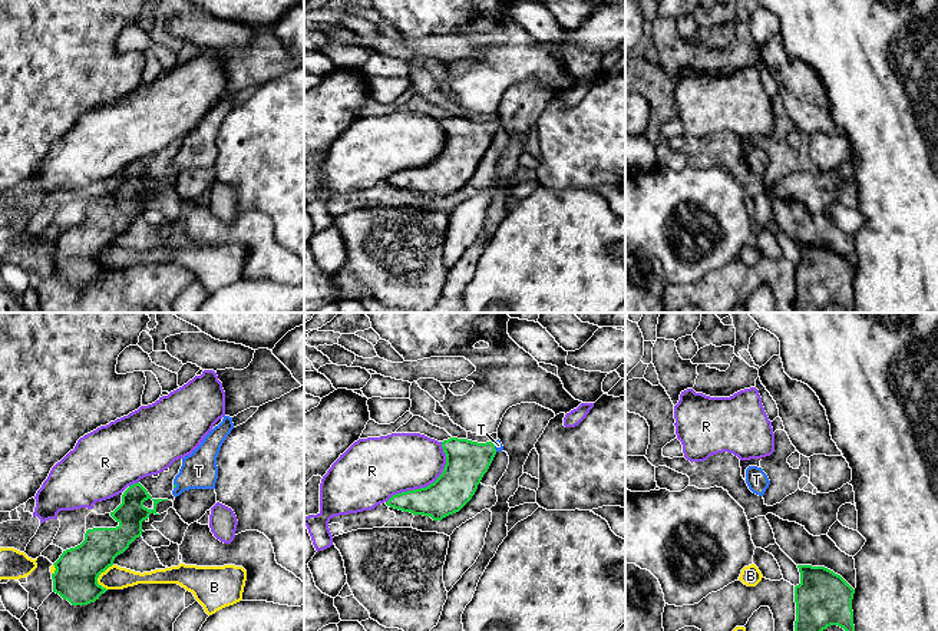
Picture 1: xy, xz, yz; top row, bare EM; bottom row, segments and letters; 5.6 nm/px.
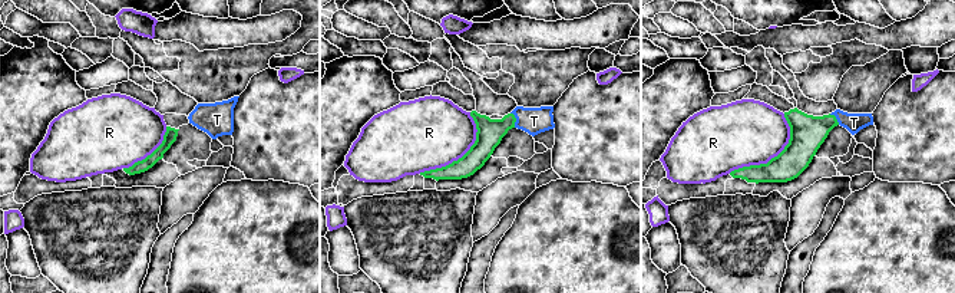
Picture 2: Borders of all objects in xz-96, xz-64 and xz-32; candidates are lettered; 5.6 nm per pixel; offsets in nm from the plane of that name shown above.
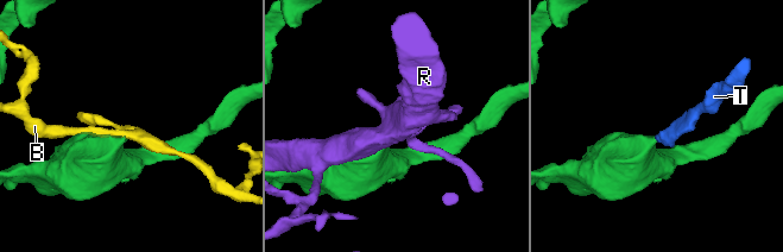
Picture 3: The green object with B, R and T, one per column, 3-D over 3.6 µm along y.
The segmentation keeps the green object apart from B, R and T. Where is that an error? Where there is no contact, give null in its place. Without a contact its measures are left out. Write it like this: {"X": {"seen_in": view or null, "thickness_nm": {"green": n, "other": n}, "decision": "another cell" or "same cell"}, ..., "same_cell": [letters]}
{"B": {"seen_in": "xy", "thickness_nm": {"green": 240, "other": 130}, "decision": "another cell"}, "R": {"seen_in": "xz", "thickness_nm": {"green": 240, "other": 340}, "decision": "another cell"}, "T": {"seen_in": "xz", "thickness_nm": {"green": 240, "other": 50}, "decision": "same cell"}, "same_cell": ["T"]}

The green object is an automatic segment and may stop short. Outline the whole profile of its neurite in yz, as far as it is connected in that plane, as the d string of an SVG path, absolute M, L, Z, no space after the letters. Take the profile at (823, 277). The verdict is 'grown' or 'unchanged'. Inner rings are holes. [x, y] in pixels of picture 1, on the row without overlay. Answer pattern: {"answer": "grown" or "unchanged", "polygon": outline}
{"answer": "unchanged", "polygon": "M797 244L800 262L795 265L796 300L793 313L820 313L838 304L855 313L852 278L855 268L825 245Z"}

